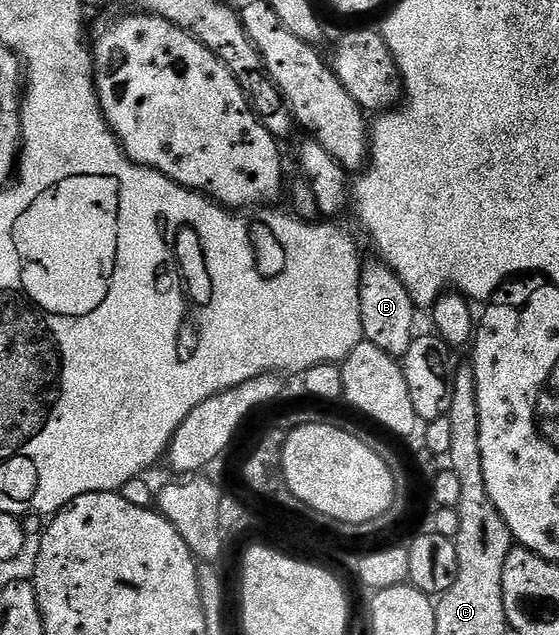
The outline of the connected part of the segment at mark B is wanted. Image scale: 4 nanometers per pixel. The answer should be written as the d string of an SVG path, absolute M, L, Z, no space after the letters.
M384 262L376 263L366 263L361 269L359 314L363 318L364 343L379 346L379 350L388 356L404 358L415 339L413 327L417 324L419 312L400 278Z

